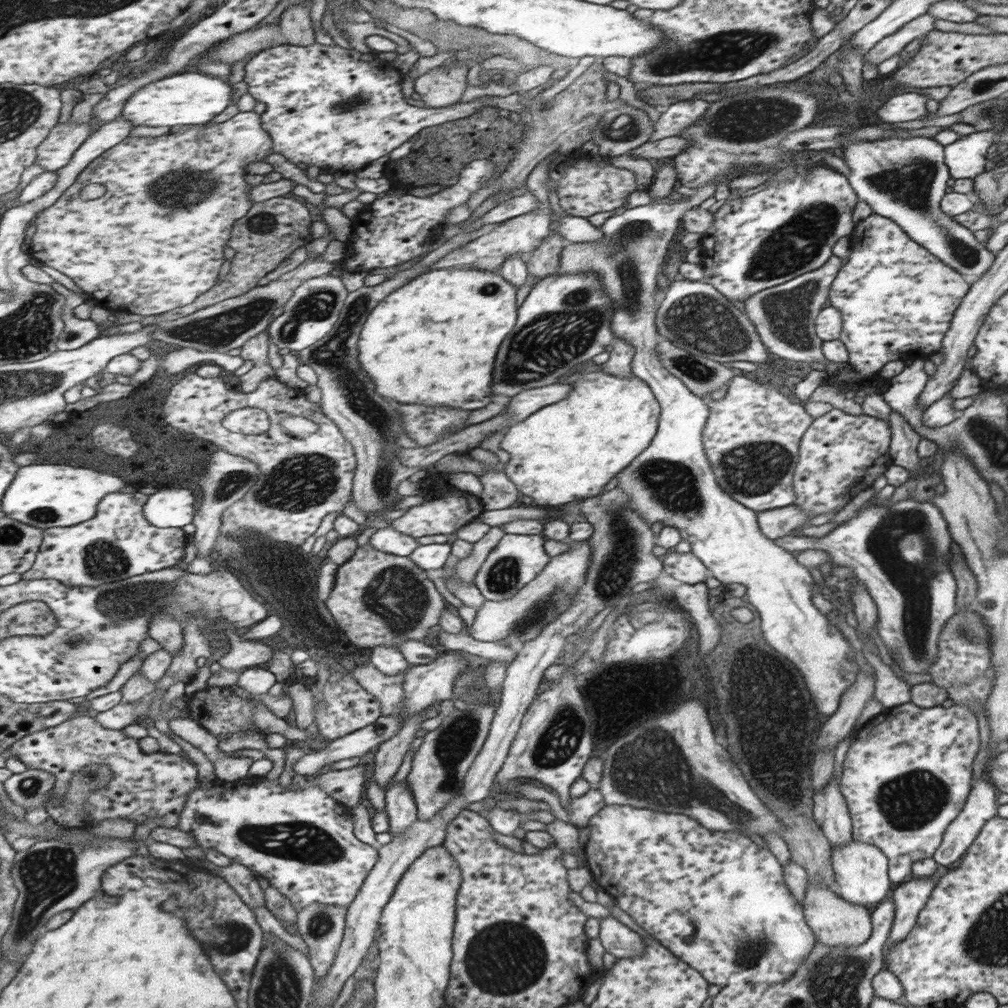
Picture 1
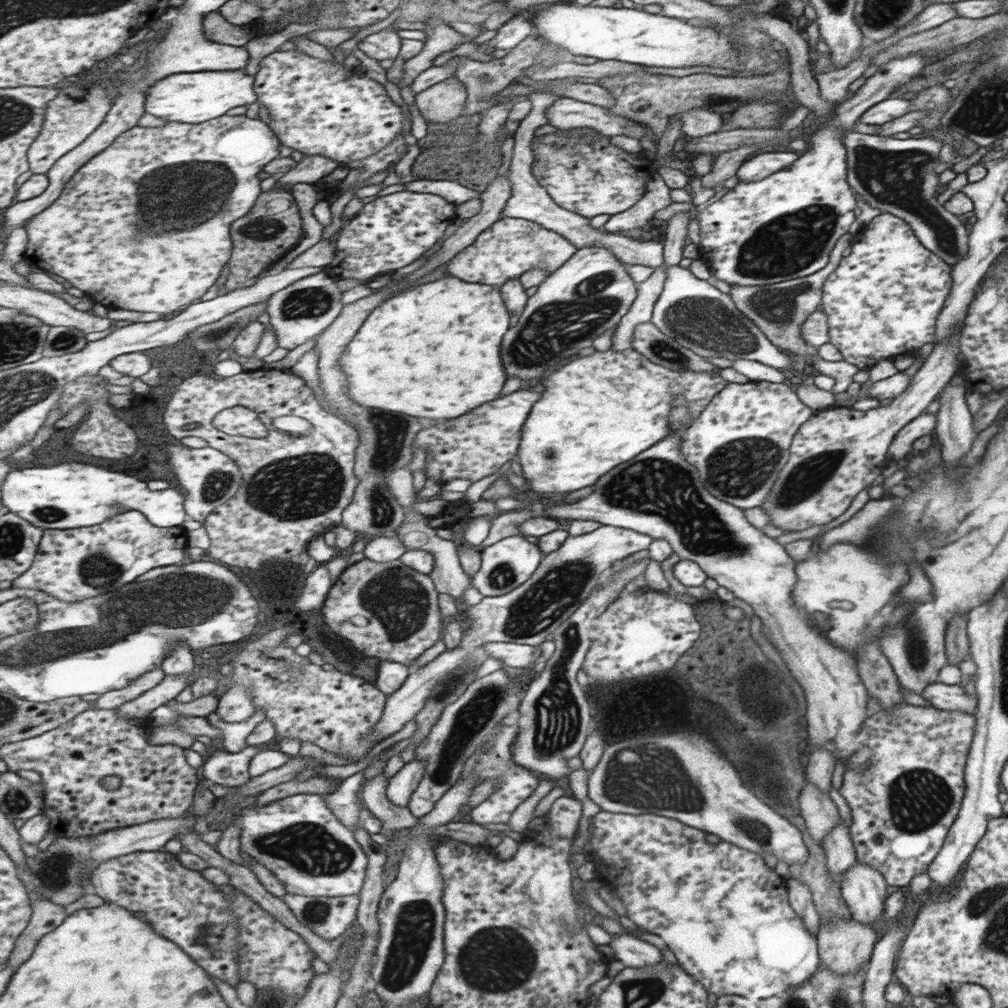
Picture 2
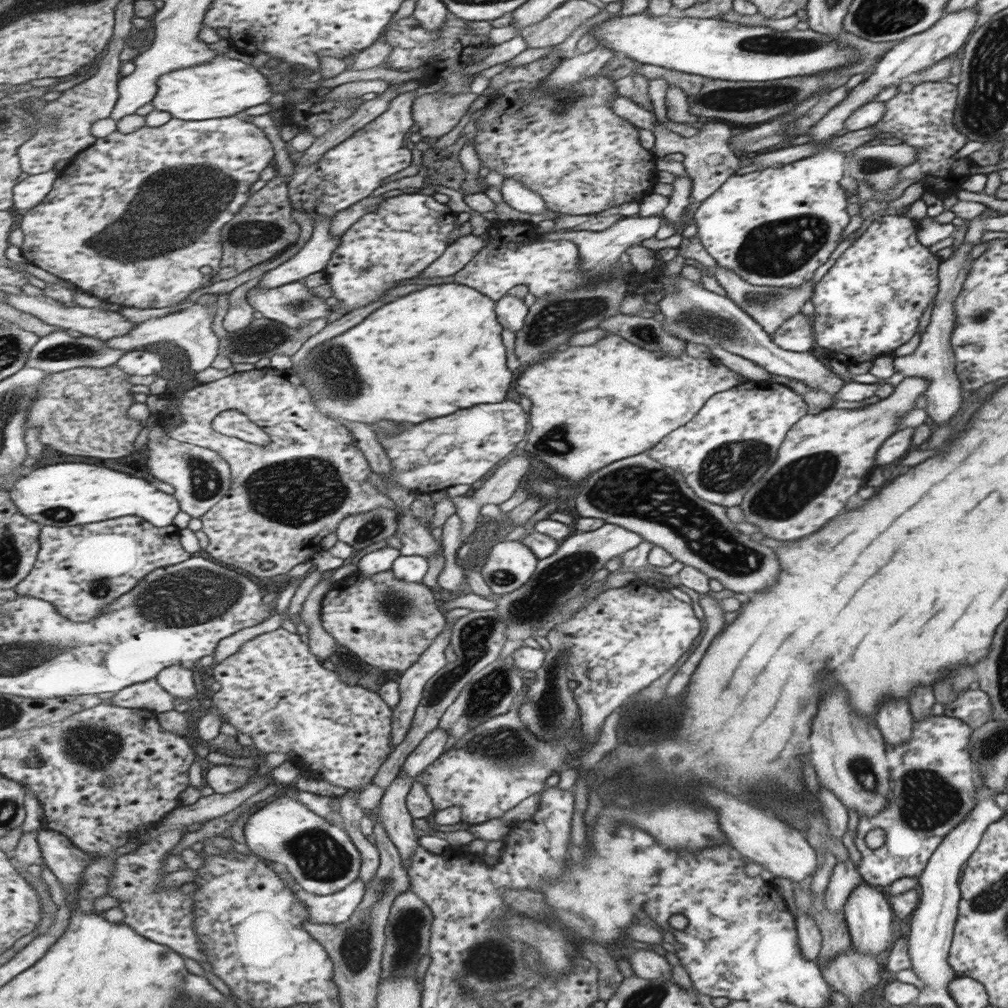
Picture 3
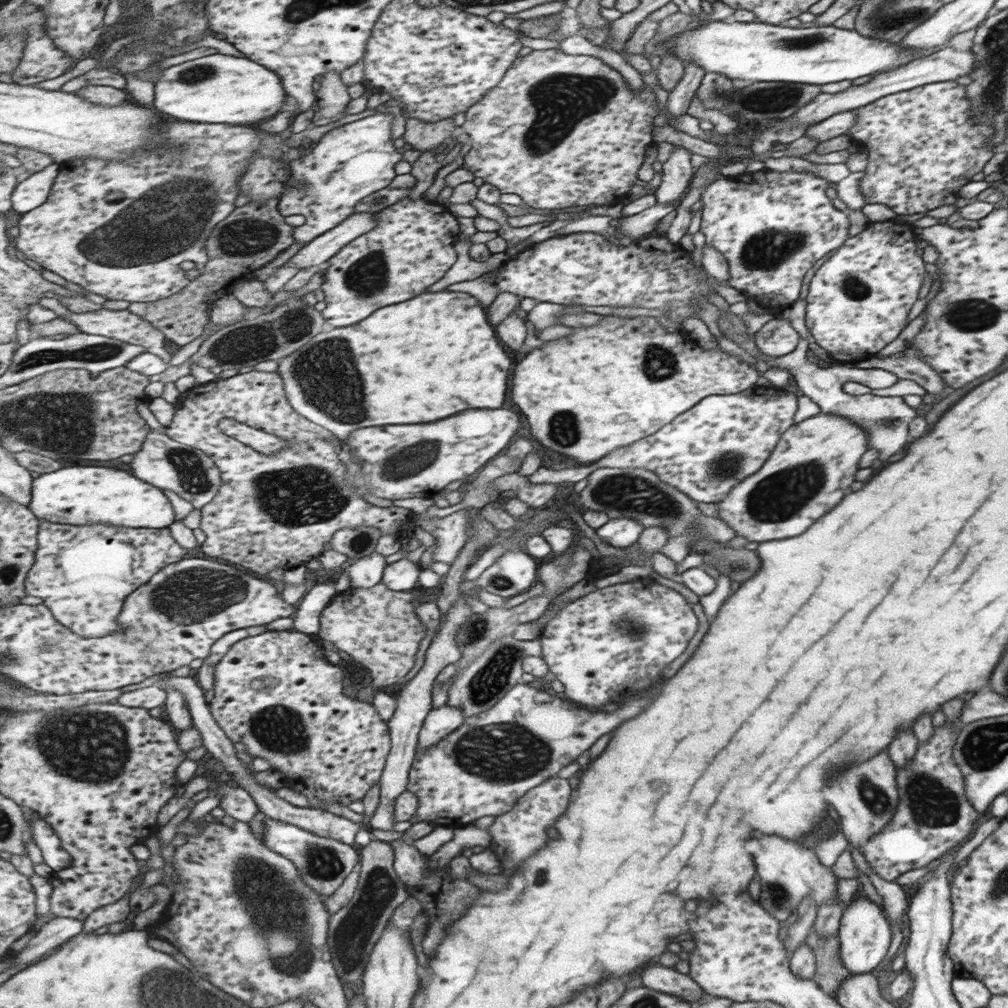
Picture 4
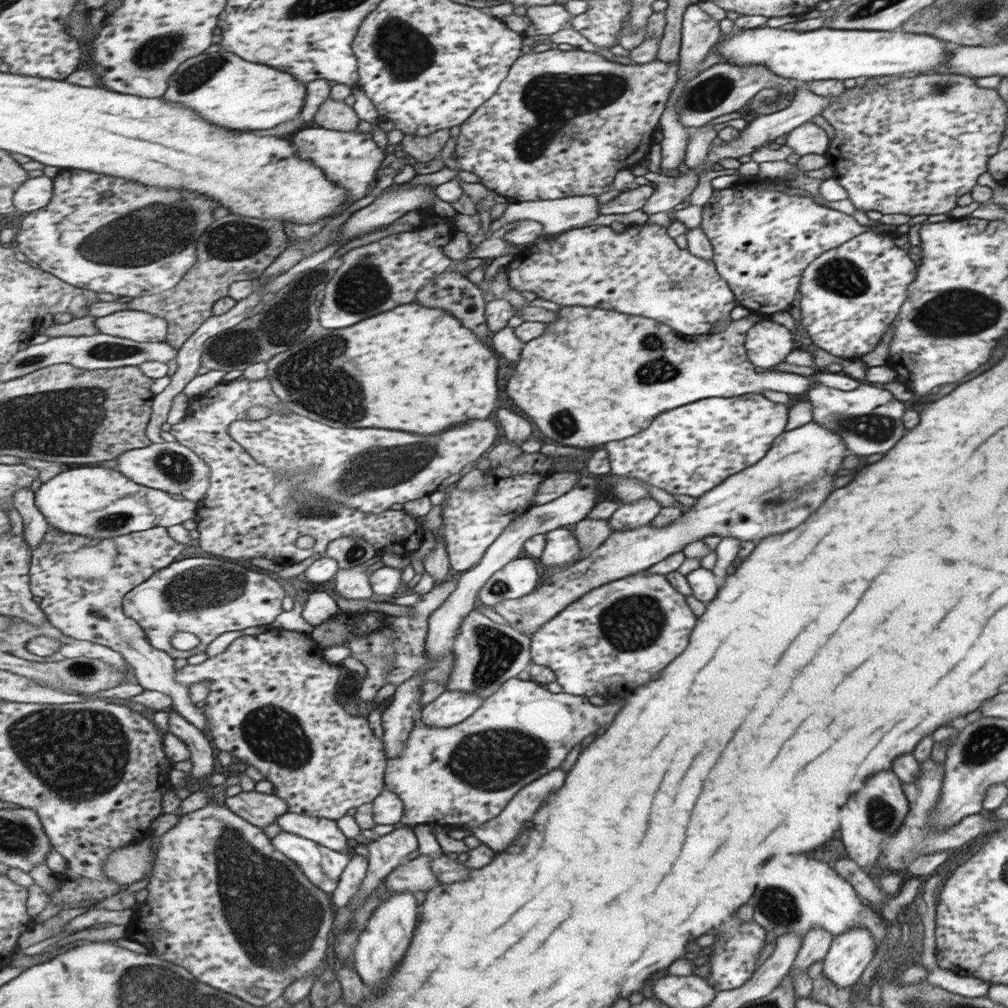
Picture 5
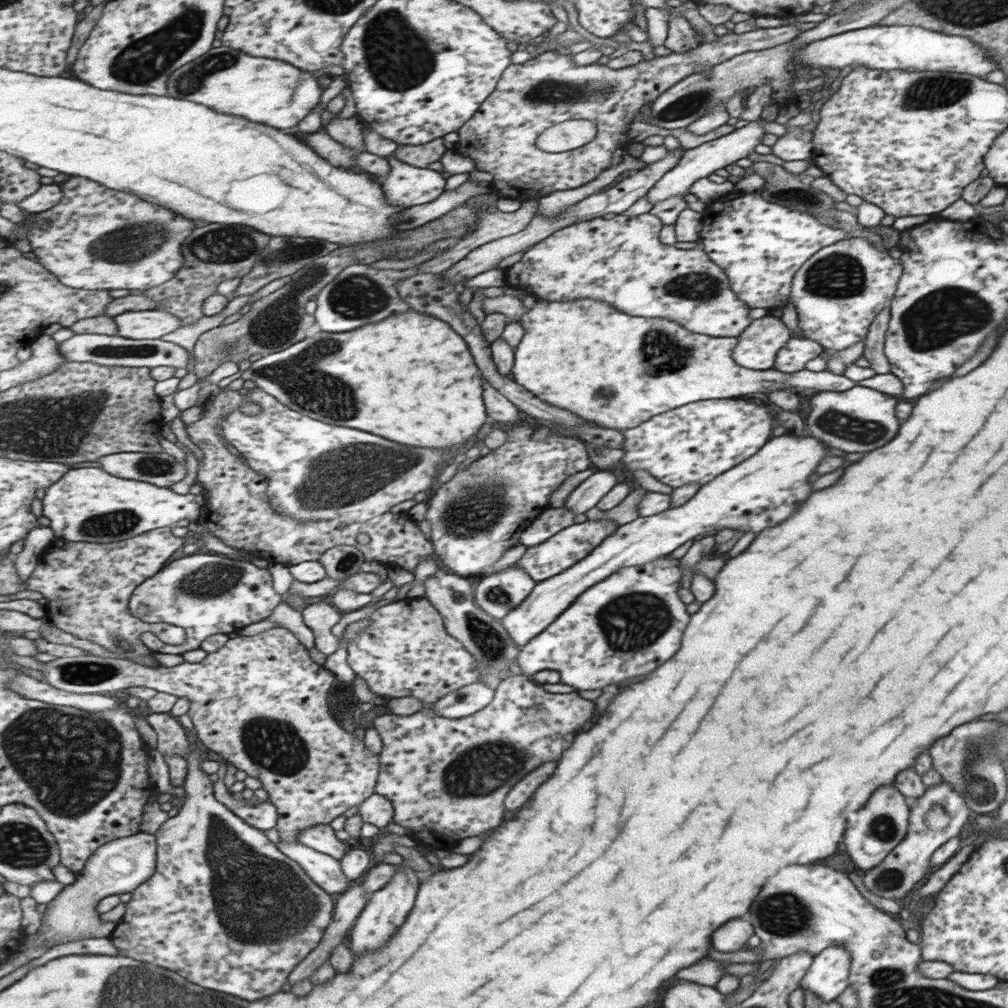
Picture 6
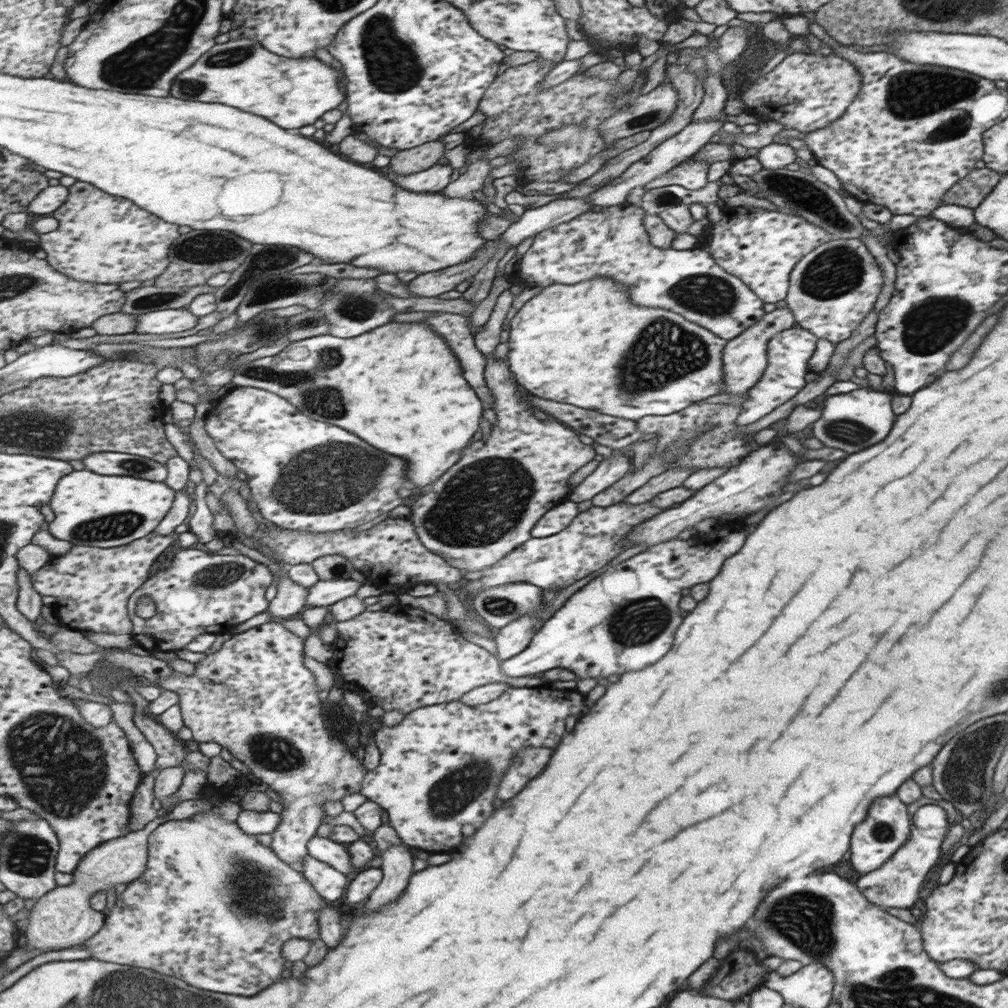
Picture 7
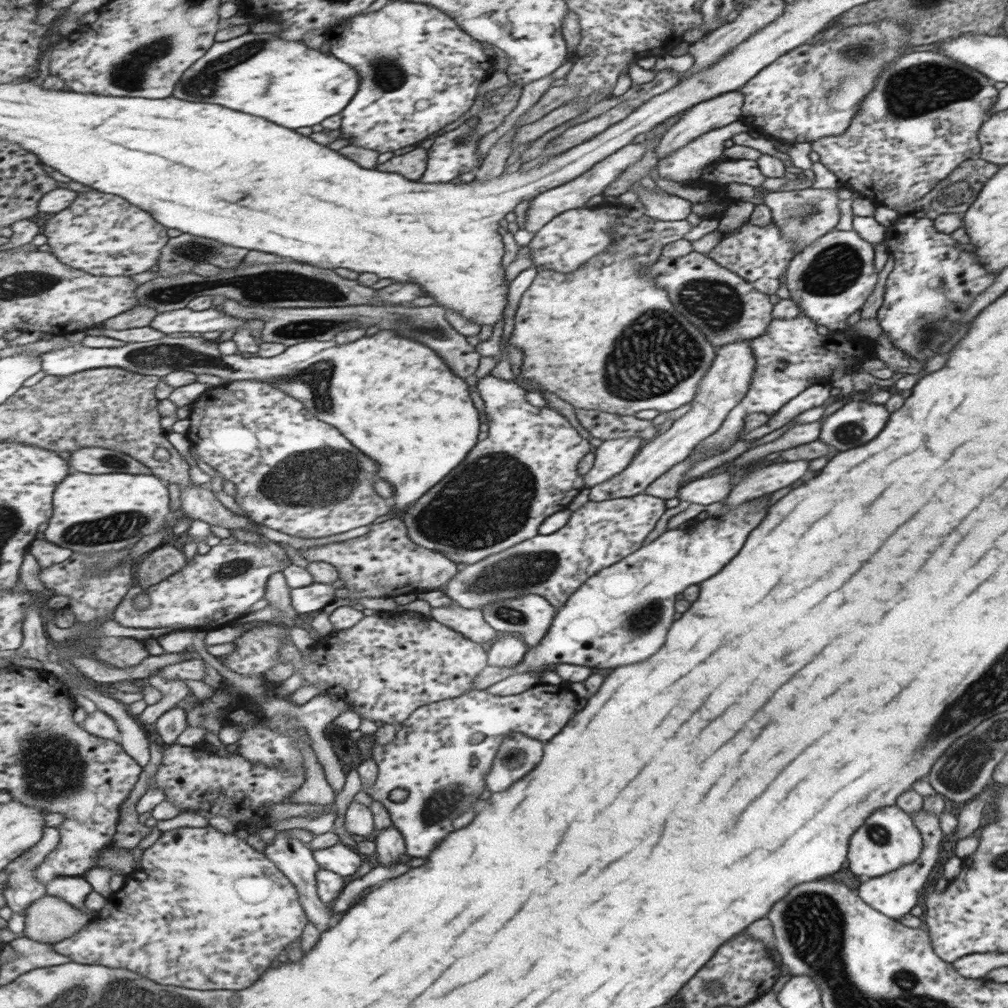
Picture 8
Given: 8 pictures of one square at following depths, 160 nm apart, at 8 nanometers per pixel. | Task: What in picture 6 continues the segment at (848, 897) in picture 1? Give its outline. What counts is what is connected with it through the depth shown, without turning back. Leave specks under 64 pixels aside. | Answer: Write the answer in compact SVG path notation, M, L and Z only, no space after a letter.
M839 945L821 949L804 974L797 989L811 991L822 1001L833 1001L849 985L852 958L845 947Z

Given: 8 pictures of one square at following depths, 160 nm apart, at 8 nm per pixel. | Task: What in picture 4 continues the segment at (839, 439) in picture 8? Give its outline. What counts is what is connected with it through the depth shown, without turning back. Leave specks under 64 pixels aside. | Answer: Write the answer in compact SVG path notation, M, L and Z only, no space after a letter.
M799 336L797 346L789 354L784 354L783 357L770 357L758 350L758 357L769 367L785 368L791 378L795 380L795 386L799 388L799 392L810 398L823 414L841 415L857 423L861 429L865 429L868 436L868 448L869 444L873 444L873 448L879 452L881 460L885 460L891 454L895 454L897 450L901 450L907 442L907 426L916 417L915 410L907 406L901 397L883 397L870 393L848 395L842 390L843 384L846 382L863 384L863 380L869 378L869 374L865 374L865 369L835 362L827 368L819 367L807 360L807 345L808 342Z

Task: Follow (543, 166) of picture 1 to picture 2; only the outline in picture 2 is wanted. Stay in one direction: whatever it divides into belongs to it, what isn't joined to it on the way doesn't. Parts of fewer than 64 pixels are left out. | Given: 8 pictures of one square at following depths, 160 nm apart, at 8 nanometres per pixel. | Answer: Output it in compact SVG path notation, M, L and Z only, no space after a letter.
M502 219L496 220L477 238L477 241L452 258L446 264L446 269L451 275L465 282L499 288L505 281L519 278L520 274L529 269L545 269L548 274L553 272L571 258L576 249L571 242L534 222Z

